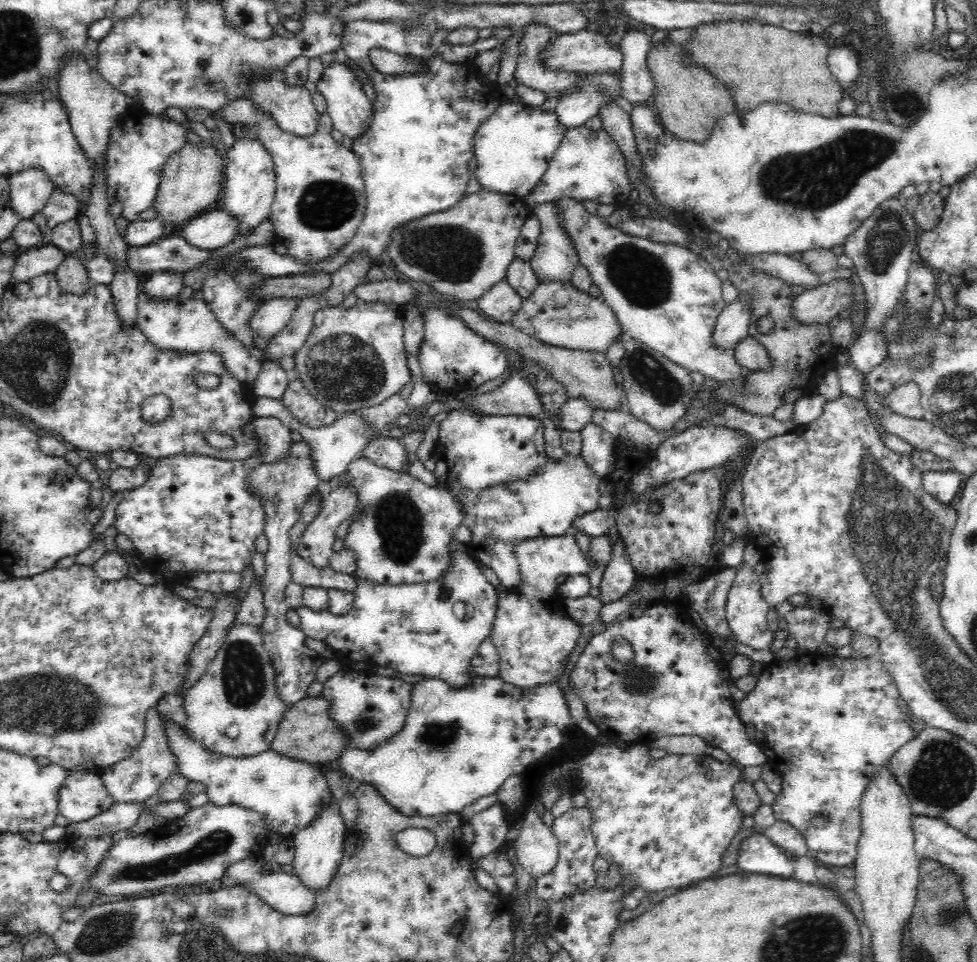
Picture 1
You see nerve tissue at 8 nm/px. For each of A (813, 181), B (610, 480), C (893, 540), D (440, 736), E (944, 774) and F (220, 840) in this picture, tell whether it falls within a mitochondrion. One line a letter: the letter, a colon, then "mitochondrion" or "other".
A: mitochondrion
B: other
C: mitochondrion
D: mitochondrion
E: mitochondrion
F: mitochondrion

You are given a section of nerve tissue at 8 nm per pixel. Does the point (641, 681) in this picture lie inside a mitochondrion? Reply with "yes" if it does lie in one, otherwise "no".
yes

